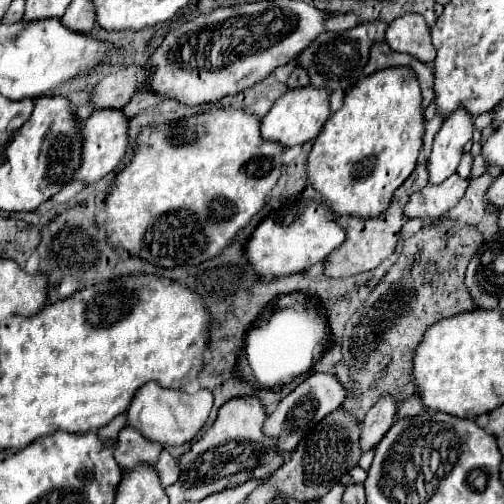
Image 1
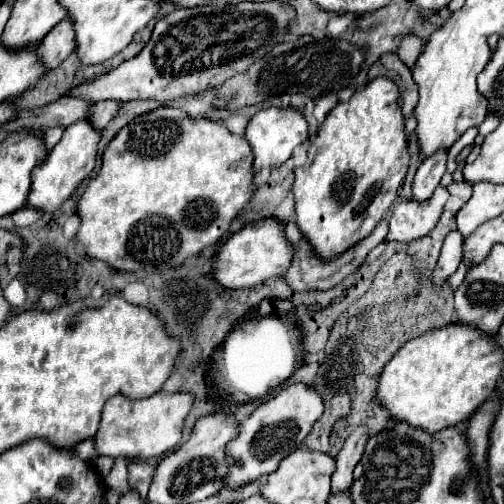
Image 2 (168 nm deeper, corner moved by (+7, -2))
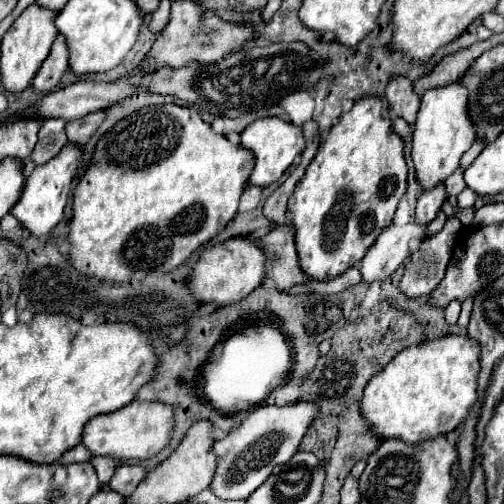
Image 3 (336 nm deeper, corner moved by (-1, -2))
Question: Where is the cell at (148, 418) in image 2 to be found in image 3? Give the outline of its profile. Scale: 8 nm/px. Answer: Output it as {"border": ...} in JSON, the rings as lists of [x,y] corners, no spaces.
{"border":[[[132,401],[130,405],[106,413],[96,415],[92,421],[86,423],[82,431],[82,443],[92,455],[106,455],[112,459],[150,459],[154,457],[170,439],[172,433],[172,407],[152,401],[152,403],[140,403]]]}

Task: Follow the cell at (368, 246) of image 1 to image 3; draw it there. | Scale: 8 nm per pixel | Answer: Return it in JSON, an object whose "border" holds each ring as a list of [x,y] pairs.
{"border":[[[290,225],[276,227],[262,239],[258,239],[258,247],[268,257],[268,269],[266,277],[276,283],[276,289],[284,291],[292,285],[306,283],[308,277],[300,271],[298,265],[298,253],[294,245],[294,231]]]}

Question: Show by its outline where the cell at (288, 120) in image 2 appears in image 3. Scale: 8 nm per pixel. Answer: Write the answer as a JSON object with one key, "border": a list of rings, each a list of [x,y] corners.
{"border":[[[264,117],[264,119],[256,119],[254,123],[250,123],[240,137],[240,145],[248,151],[254,153],[256,165],[252,175],[248,177],[246,185],[256,185],[256,187],[268,187],[272,183],[276,183],[284,171],[292,165],[292,161],[296,159],[296,155],[300,155],[304,151],[304,135],[302,129],[294,127],[292,123],[282,121],[280,117]]]}

